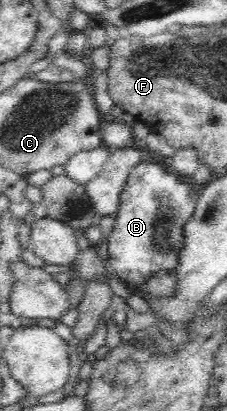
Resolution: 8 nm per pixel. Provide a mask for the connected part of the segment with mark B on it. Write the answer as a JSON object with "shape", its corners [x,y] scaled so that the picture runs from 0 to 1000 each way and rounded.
{"shape":[[[626,394],[573,414],[471,596],[485,645],[590,713],[639,715],[639,693],[678,667],[775,655],[815,545],[855,523],[872,487],[837,443],[696,399]]]}

